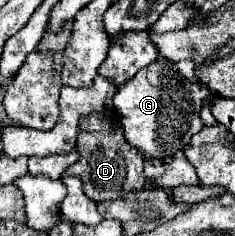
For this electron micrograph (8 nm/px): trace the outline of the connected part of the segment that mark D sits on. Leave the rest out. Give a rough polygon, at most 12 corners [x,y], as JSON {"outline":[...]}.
{"outline":[[113,116],[79,124],[77,176],[95,202],[147,184]]}

